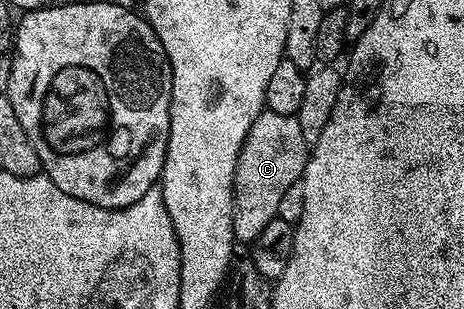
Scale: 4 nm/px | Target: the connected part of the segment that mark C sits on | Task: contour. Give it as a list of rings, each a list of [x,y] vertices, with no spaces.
[[[264,109],[252,121],[234,174],[234,238],[239,244],[252,245],[268,221],[278,218],[280,201],[287,189],[300,182],[308,156],[310,147],[304,141],[297,115]]]

